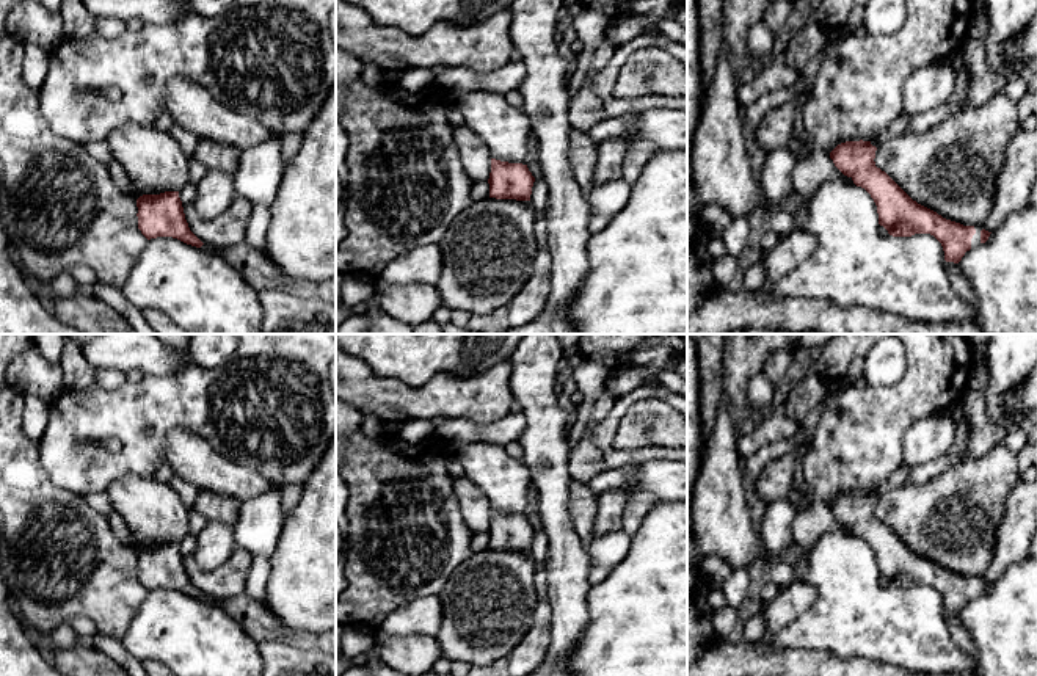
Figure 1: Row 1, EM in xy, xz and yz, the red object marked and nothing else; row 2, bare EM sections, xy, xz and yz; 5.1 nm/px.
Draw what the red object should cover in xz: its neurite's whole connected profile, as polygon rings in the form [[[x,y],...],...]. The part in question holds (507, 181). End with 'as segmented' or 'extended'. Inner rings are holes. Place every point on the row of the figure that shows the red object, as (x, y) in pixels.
[[[491,158],[489,198],[530,201],[533,182],[527,165]]] | as segmented

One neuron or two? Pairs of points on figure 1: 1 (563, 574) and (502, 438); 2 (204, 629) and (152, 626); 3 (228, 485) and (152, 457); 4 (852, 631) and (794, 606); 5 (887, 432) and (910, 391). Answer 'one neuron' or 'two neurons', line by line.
1: two neurons
2: one neuron
3: two neurons
4: two neurons
5: one neuron

